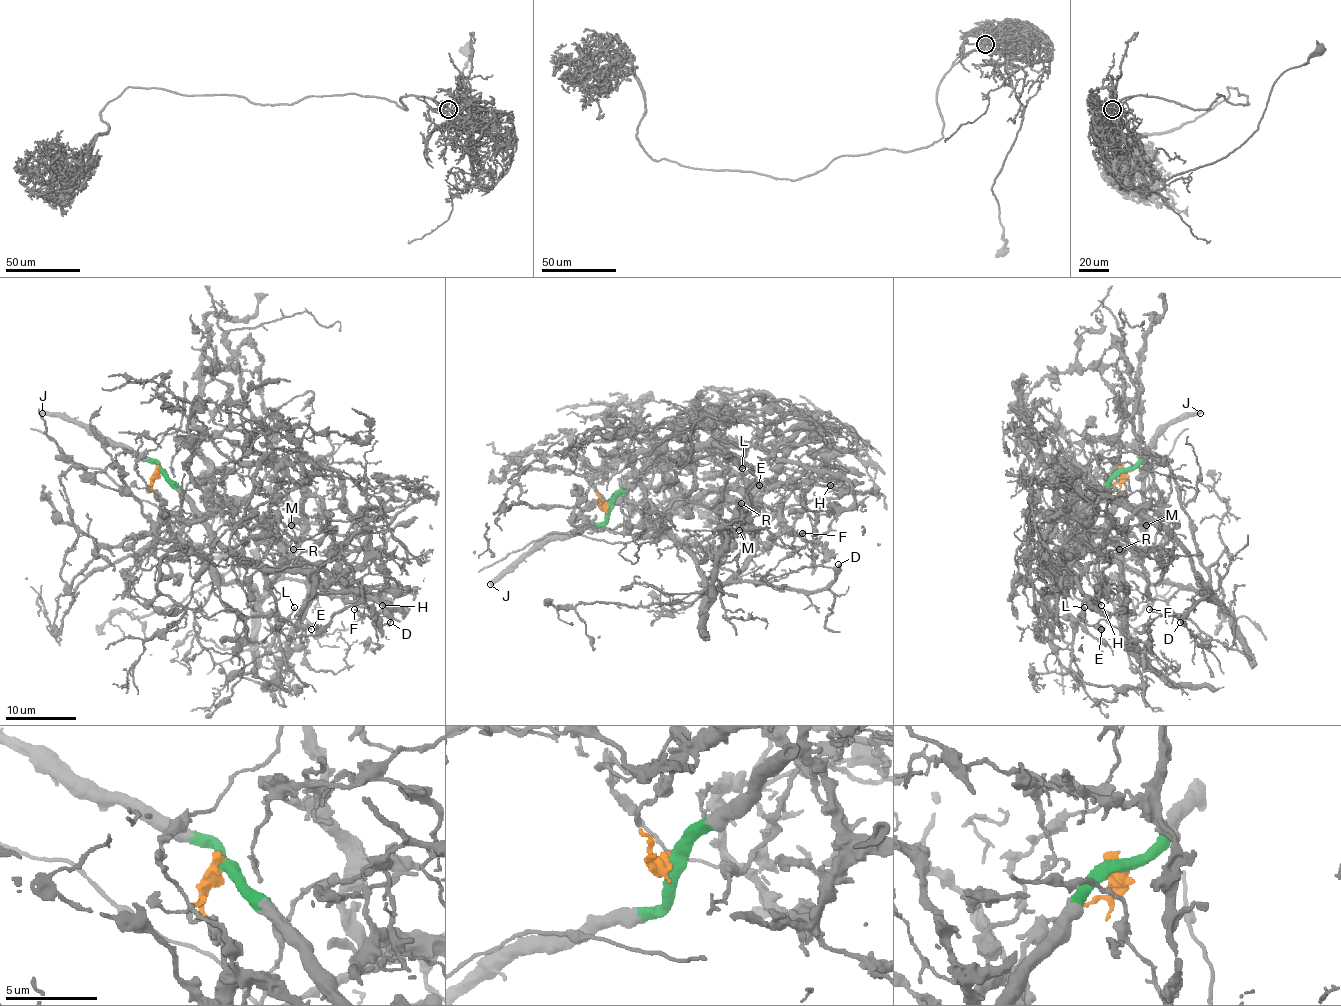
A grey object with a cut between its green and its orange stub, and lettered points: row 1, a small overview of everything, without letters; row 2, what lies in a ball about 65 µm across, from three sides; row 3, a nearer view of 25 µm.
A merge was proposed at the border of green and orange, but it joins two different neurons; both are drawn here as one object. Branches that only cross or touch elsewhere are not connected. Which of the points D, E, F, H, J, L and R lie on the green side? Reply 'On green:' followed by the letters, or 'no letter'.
On green: E, H, J, L

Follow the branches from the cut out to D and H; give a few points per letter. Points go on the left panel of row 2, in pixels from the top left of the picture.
D: (160, 469), (147, 490), (170, 531), (223, 582), (264, 594), (303, 579), (379, 598), (391, 623)
H: (160, 471), (190, 503), (197, 517), (230, 549), (274, 570), (329, 575), (382, 605)

